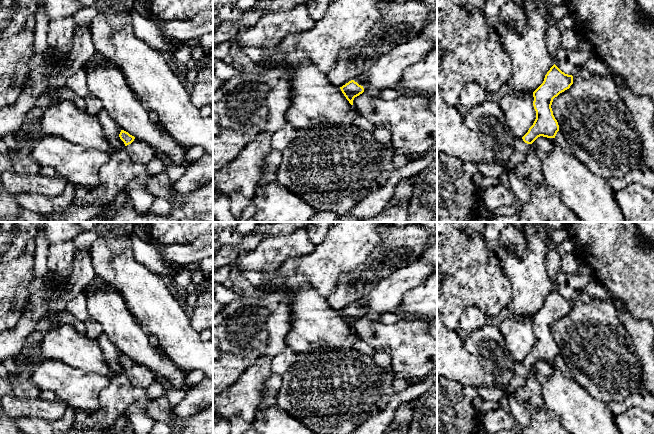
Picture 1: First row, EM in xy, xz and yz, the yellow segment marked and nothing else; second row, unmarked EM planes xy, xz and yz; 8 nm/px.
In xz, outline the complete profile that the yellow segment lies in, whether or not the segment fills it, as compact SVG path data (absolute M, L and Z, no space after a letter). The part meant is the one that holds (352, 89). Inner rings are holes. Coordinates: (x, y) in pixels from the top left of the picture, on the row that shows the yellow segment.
M364 73L353 78L351 81L340 87L342 93L351 105L353 105L353 100L355 97L359 96L369 88L367 79L368 74Z

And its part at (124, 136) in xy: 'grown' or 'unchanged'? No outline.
grown

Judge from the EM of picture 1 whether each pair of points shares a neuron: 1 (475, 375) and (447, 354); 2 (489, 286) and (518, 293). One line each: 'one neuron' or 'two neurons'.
1: one neuron
2: two neurons

